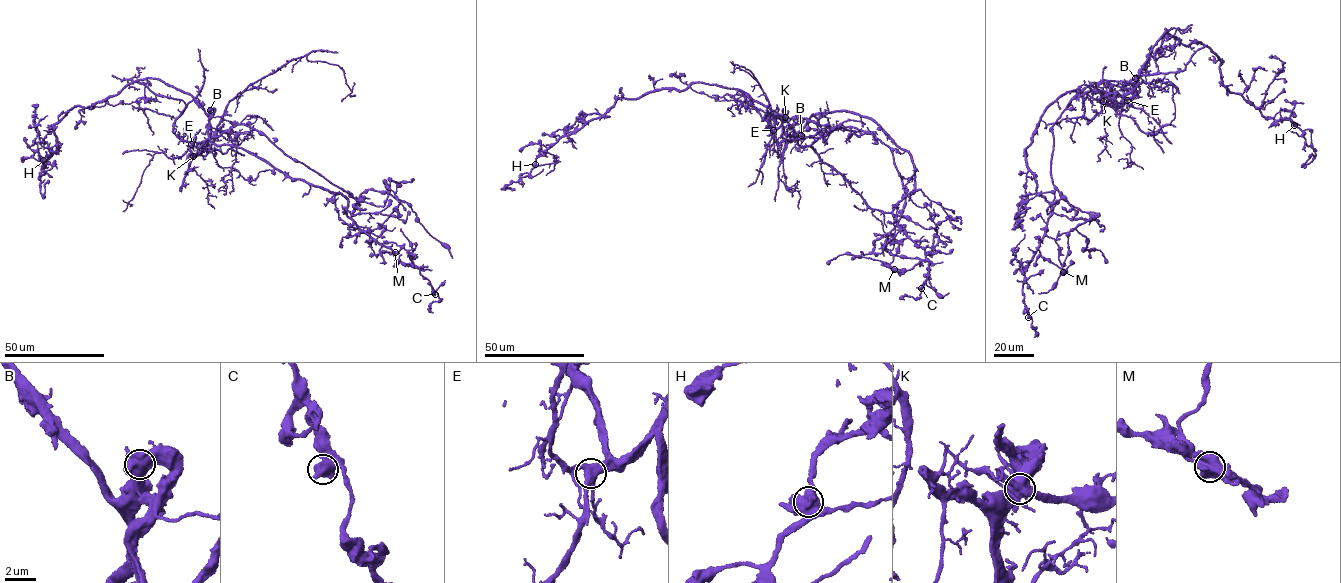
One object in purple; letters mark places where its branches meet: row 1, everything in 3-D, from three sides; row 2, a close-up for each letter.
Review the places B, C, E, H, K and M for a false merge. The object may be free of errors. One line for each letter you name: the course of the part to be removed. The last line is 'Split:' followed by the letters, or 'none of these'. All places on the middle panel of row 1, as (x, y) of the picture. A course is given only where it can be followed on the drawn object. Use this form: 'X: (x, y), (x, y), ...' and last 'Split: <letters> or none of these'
K: (785, 117), (873, 134), (902, 180), (885, 247), (917, 263), (844, 254), (826, 264)
Split: K

